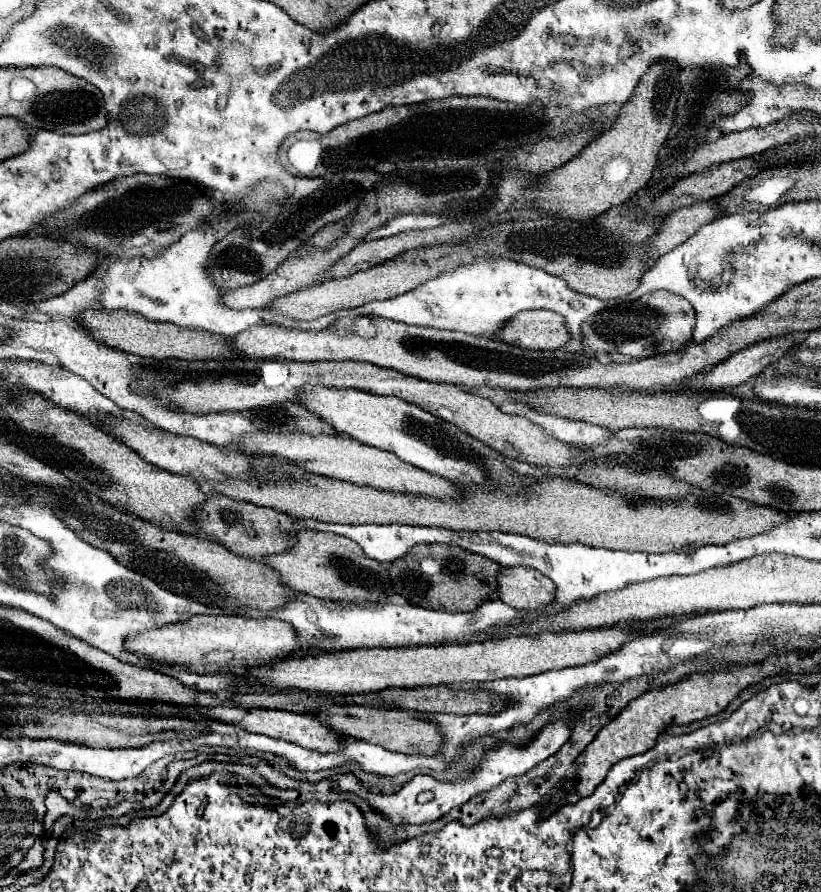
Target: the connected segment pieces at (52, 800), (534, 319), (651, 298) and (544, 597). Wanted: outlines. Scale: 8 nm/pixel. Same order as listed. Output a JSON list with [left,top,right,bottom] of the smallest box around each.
[[46,790,80,822],[494,310,568,350],[582,290,694,360],[498,566,554,610]]

